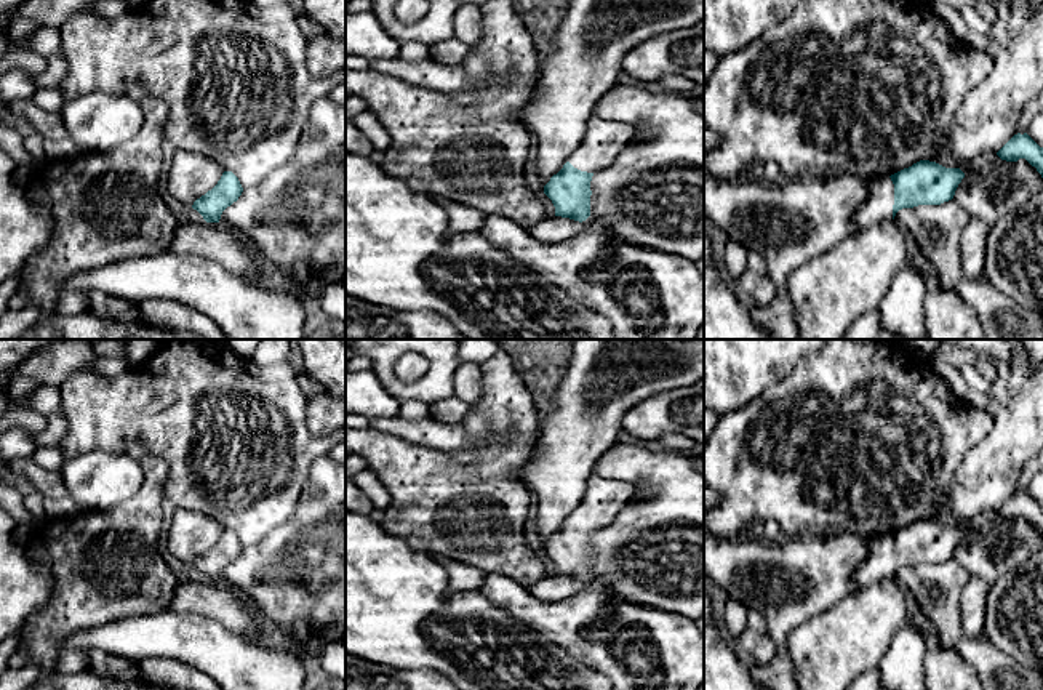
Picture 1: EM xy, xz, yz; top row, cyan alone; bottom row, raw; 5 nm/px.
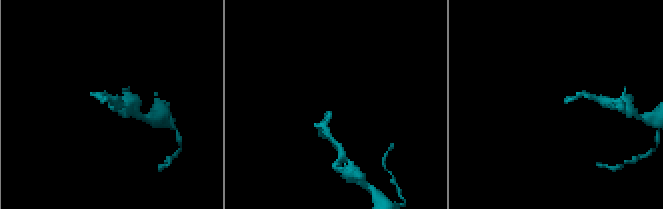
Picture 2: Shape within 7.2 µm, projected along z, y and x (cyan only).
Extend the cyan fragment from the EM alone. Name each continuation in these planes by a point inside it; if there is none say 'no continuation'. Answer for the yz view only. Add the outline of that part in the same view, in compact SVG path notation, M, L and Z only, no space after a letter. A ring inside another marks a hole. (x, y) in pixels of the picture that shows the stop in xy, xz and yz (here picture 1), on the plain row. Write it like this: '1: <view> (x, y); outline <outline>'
1: yz (879, 564); outline M873 536L869 543L869 556L853 573L859 589L881 580L893 578L894 543L891 536Z

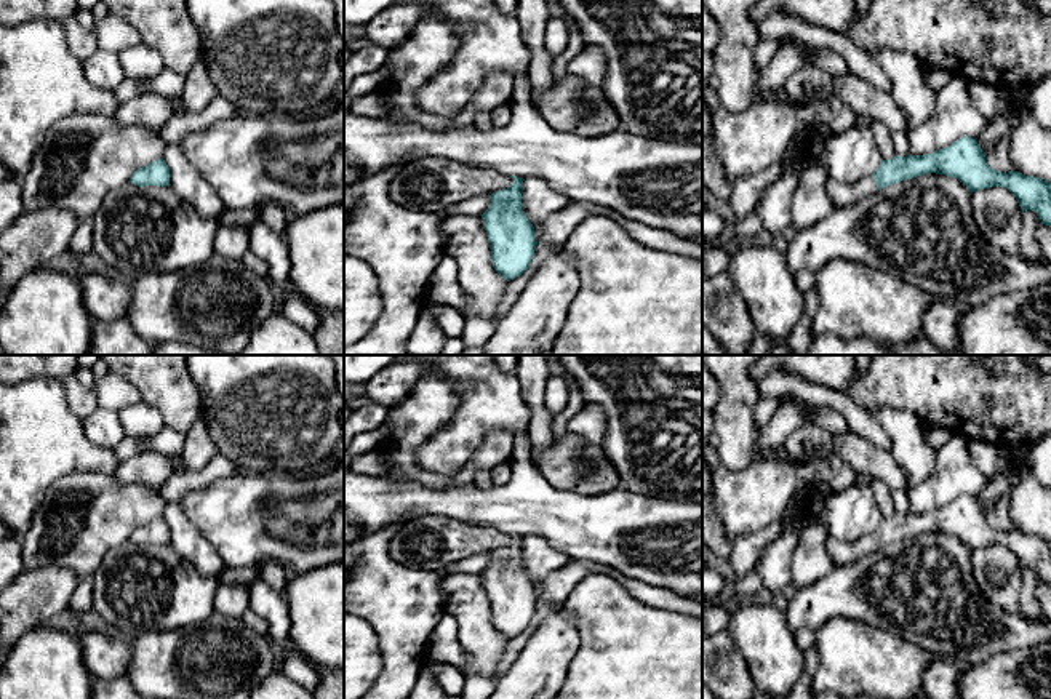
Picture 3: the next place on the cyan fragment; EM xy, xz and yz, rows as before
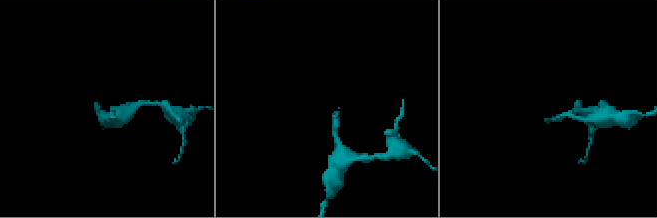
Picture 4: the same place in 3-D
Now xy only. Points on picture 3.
no continuation

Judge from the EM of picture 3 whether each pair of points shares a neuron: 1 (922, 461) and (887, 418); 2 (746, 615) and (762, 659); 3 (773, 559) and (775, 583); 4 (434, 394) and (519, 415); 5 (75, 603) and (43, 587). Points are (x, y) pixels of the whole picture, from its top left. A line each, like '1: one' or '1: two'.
1: one
2: one
3: one
4: two
5: two

